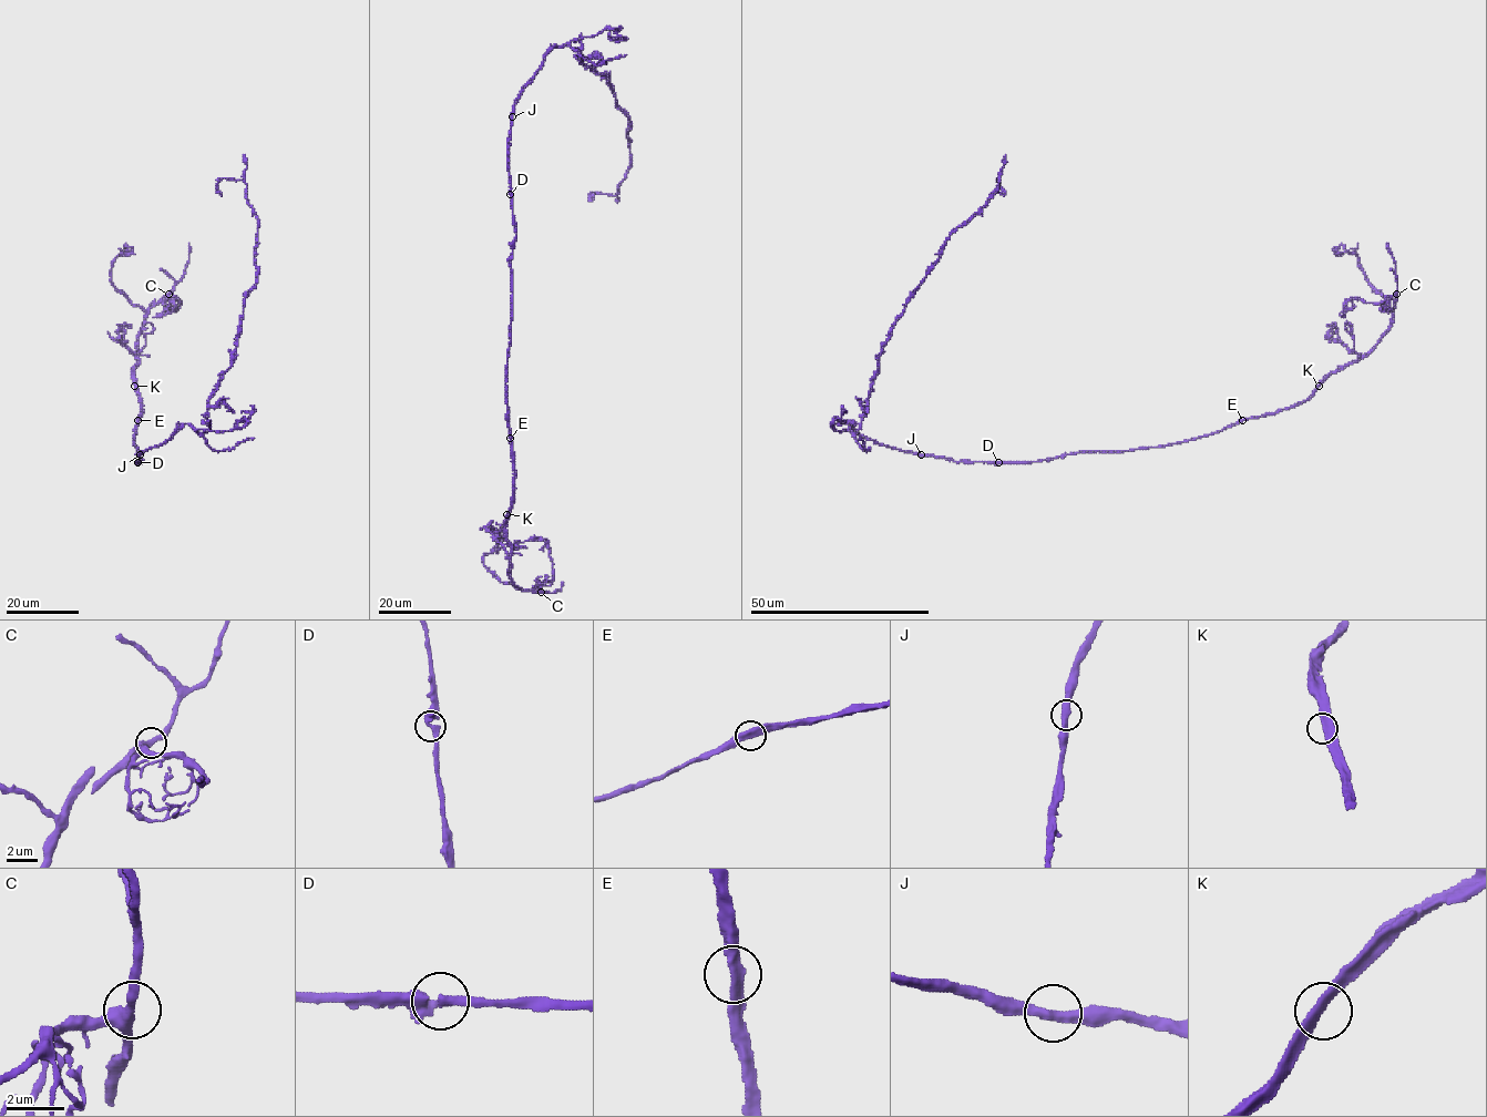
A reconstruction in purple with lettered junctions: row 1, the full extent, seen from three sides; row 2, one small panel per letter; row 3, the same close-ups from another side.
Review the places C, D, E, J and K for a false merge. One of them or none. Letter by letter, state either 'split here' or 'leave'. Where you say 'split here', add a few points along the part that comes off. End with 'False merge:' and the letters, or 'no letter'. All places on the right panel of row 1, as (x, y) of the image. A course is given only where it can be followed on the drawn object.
C: leave
D: leave
E: leave
J: leave
K: leave
False merge: no letter

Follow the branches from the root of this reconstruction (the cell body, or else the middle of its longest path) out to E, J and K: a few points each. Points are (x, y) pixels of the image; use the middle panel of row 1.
E: (512, 202), (515, 237), (510, 262), (512, 320), (505, 381), (510, 438)
J: (512, 202), (508, 155), (512, 116)
K: (512, 202), (515, 237), (510, 262), (512, 320), (505, 400), (514, 494), (513, 506), (506, 514)

